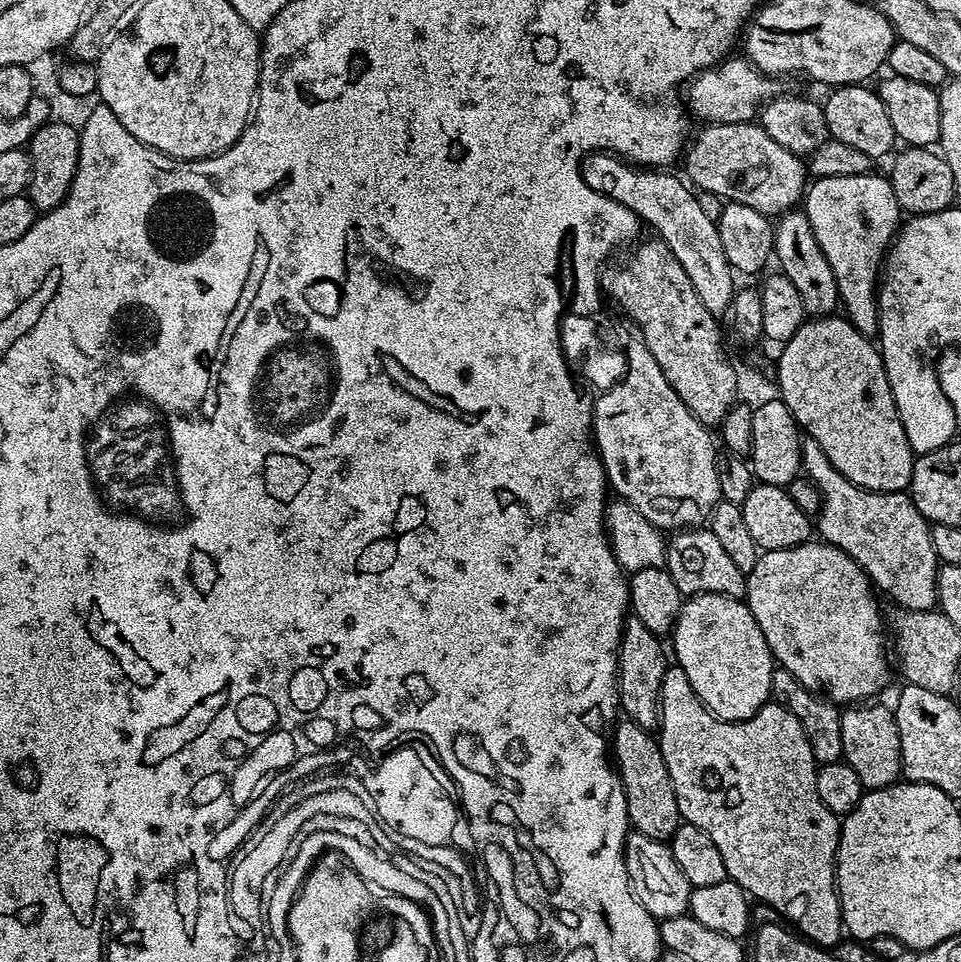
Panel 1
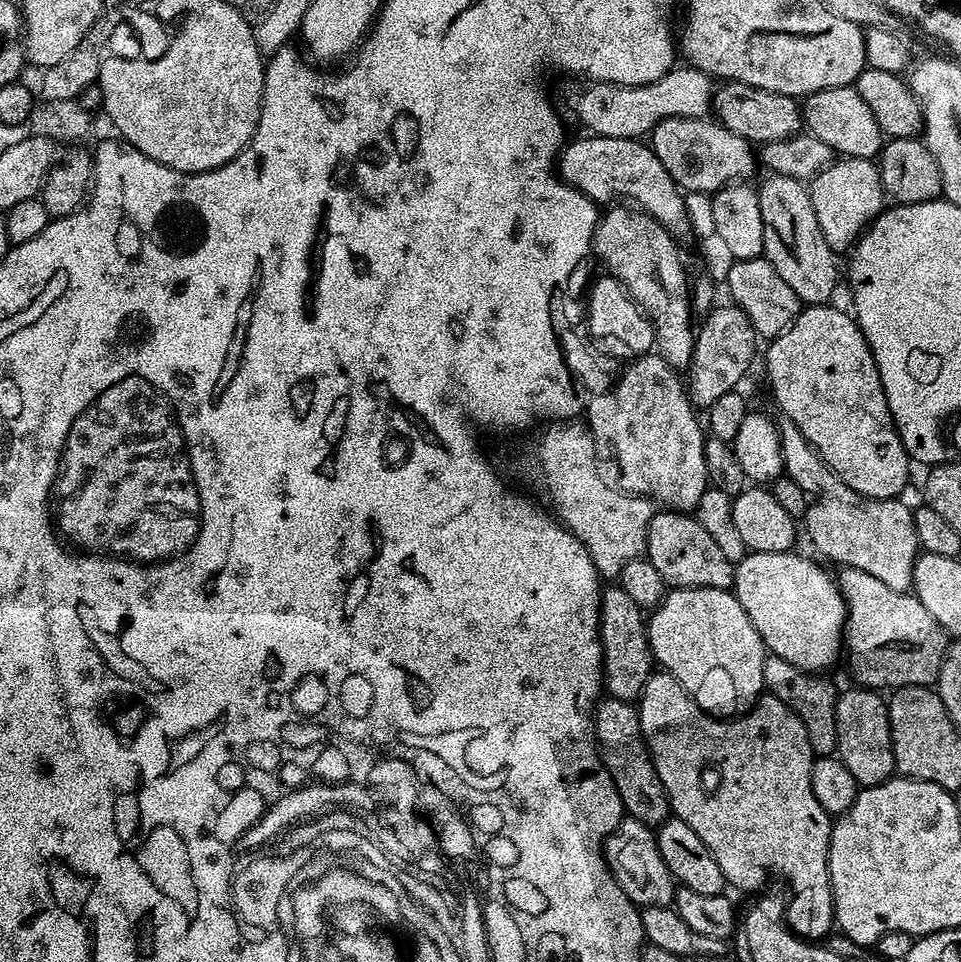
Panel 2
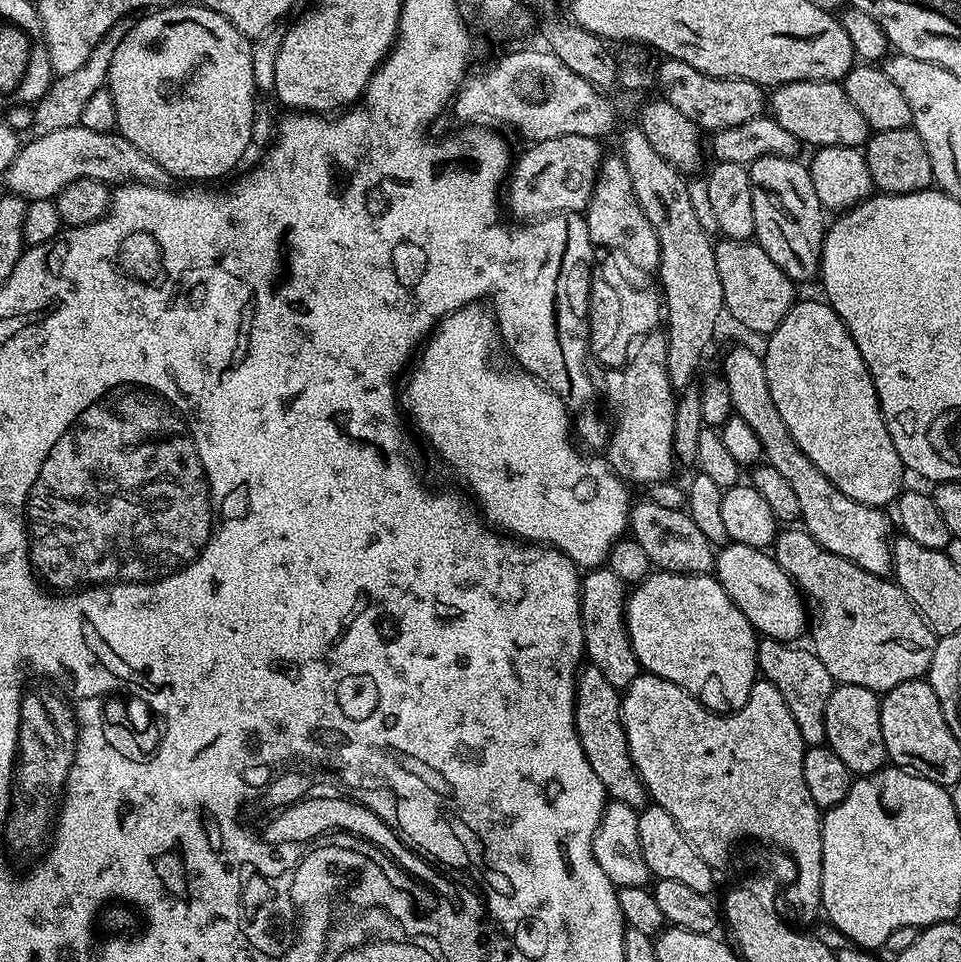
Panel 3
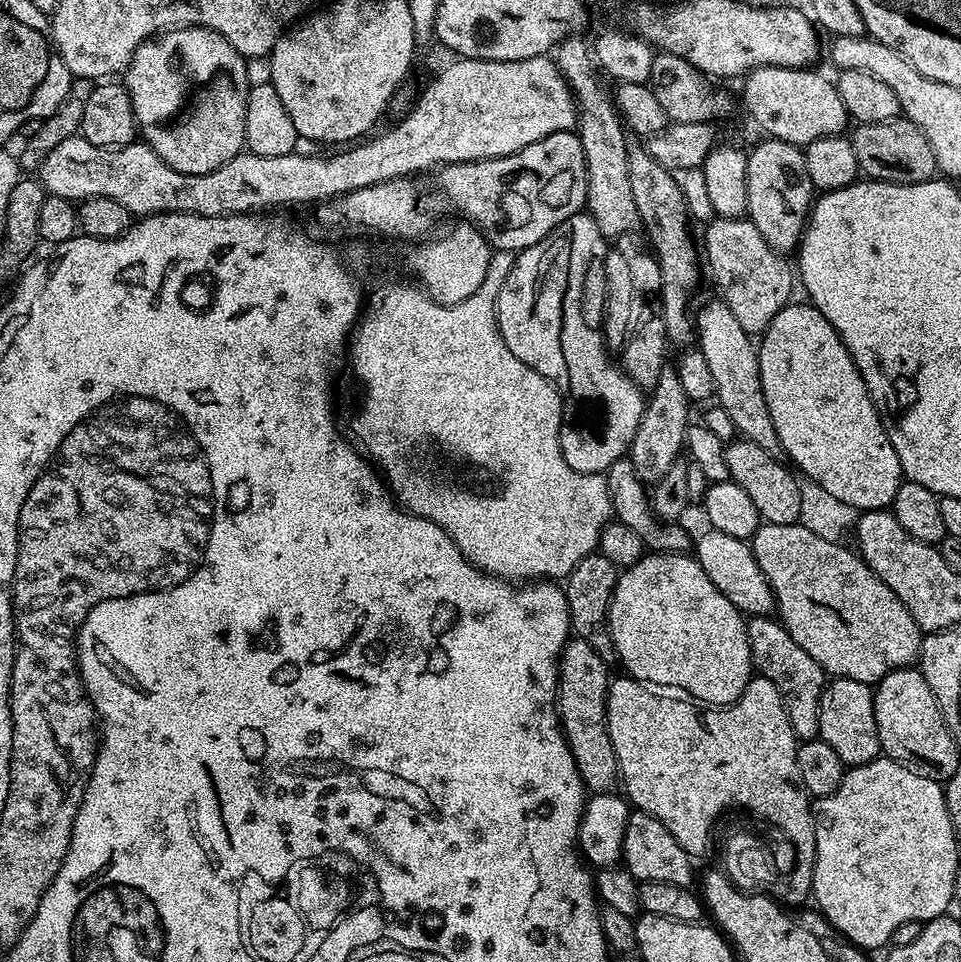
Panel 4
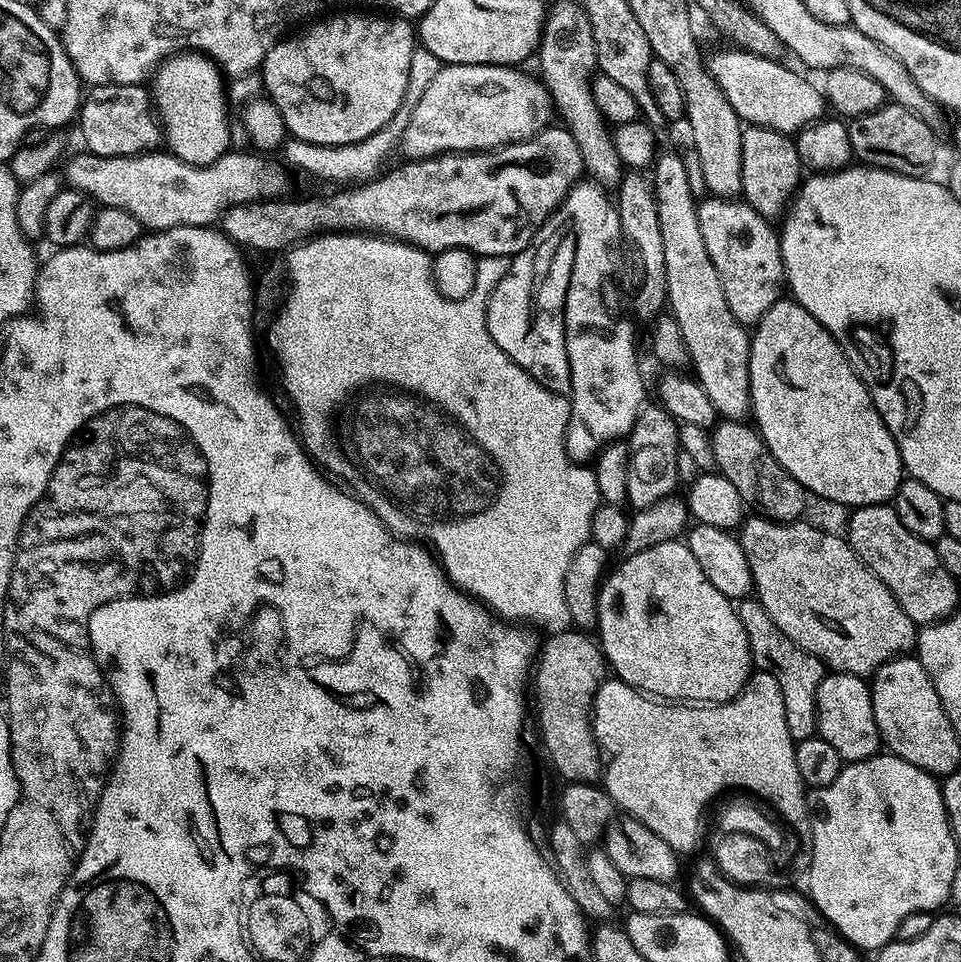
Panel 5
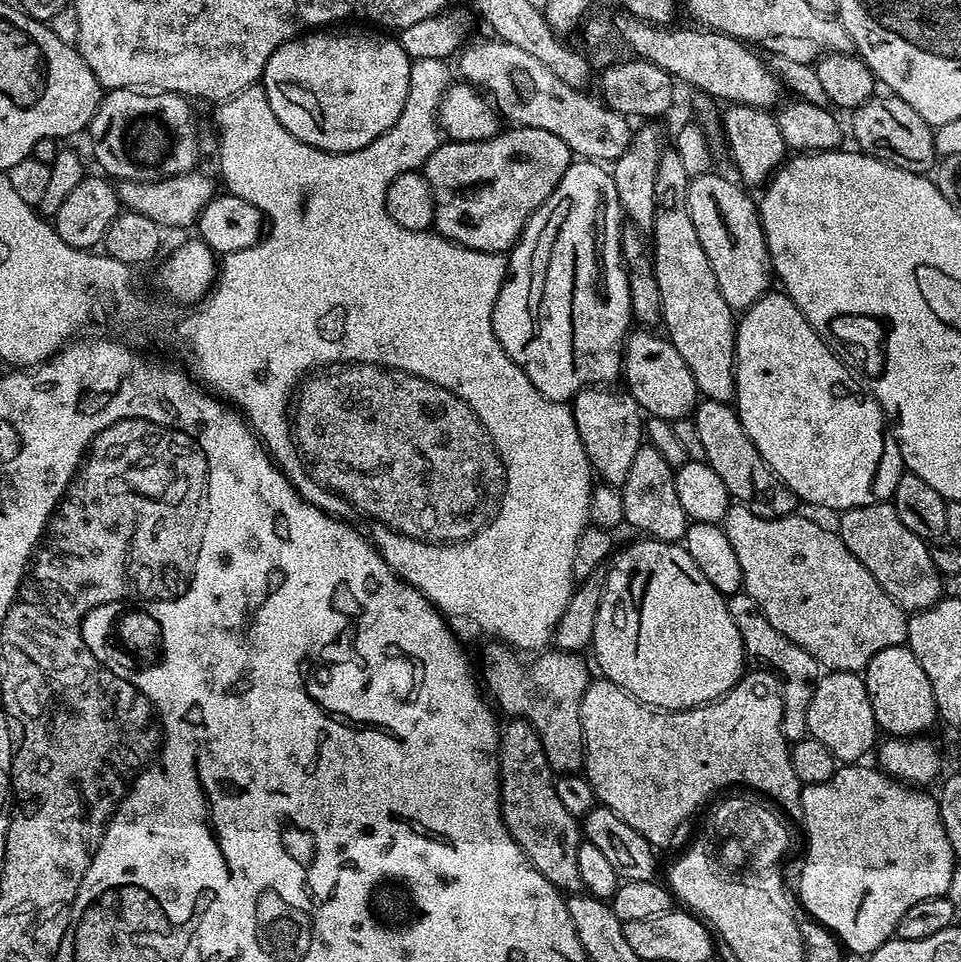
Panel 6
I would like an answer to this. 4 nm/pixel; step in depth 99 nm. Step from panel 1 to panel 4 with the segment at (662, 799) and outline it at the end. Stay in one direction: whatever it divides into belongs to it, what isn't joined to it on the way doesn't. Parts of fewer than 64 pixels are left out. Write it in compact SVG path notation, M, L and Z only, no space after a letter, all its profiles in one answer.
M575 638L569 639L560 654L560 682L556 685L556 710L560 714L560 729L568 743L568 749L576 769L580 775L581 782L589 793L610 792L617 787L620 778L620 767L614 754L614 746L610 742L608 723L606 722L606 706L608 705L608 676L609 665L585 640Z

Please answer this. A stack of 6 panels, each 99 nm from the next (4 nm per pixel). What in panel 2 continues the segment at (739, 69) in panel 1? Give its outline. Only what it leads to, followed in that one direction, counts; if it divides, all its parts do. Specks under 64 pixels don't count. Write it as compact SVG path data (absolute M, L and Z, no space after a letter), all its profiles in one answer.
M691 66L673 67L671 72L665 72L662 78L658 78L649 84L601 84L589 83L588 88L581 90L577 96L572 96L568 104L572 107L574 115L580 119L580 124L589 133L597 136L609 136L610 138L644 138L651 133L652 127L666 118L704 118L709 115L714 104L714 80L707 72Z

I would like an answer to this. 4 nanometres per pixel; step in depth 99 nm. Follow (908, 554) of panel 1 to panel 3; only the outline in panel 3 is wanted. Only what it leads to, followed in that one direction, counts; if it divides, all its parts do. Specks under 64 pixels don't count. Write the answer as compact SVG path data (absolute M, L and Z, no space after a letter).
M748 348L730 349L724 356L722 375L726 386L730 386L733 413L740 416L742 422L746 422L750 430L754 430L754 434L758 434L758 442L762 442L764 451L763 459L774 470L778 470L778 474L782 474L782 478L786 478L786 482L790 482L790 487L794 489L800 507L800 520L807 532L830 554L838 554L838 558L846 558L854 562L854 566L862 566L862 570L870 574L887 577L892 570L892 540L890 535L888 536L889 513L887 516L884 513L887 511L883 507L854 502L854 498L846 498L846 494L842 494L842 490L838 490L838 486L834 486L834 482L830 482L830 478L826 478L826 474L822 474L822 470L818 470L818 466L814 466L814 462L810 462L806 454L802 454L798 442L794 442L790 430L786 430L786 422L782 422L782 414L778 414L778 406L774 406L774 398L770 398L770 386L766 386L764 362L757 353L755 356Z

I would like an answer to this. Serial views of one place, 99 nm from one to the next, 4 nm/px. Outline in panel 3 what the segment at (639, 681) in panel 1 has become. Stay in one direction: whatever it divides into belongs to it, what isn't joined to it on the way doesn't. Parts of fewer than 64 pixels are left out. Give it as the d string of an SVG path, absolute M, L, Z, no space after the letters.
M607 566L593 568L583 573L580 581L580 621L584 635L584 655L587 663L606 677L606 682L623 690L634 682L642 669L628 641L628 627L624 606L629 589L622 578Z

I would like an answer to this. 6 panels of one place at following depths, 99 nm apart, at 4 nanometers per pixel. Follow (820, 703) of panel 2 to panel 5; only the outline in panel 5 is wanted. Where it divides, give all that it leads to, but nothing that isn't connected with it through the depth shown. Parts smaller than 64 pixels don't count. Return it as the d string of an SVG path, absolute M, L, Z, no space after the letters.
M745 598L739 601L736 613L746 630L753 665L759 671L774 674L774 678L778 678L778 686L782 690L782 706L786 706L786 726L792 739L799 742L817 735L816 699L818 686L826 675L826 665L817 656L802 650L802 646L786 638L786 634L774 626L770 614L766 614L759 600Z

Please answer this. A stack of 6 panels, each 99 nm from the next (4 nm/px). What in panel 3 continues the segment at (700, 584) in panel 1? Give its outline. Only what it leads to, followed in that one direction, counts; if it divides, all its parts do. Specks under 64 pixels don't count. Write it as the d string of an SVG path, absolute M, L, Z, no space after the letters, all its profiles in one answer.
M644 498L631 505L628 532L631 539L646 550L646 558L653 569L661 572L677 572L687 576L707 576L716 567L717 549L698 530L694 518L688 516L687 511L658 506L650 498Z

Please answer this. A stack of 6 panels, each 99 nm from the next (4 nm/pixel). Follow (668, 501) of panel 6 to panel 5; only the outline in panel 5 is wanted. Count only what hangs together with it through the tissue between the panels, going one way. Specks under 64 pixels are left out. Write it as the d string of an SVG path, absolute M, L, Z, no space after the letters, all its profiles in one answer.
M659 406L645 407L636 419L628 445L628 498L627 503L639 510L654 507L662 499L671 497L681 483L678 474L678 454L680 451L680 430L678 421Z

